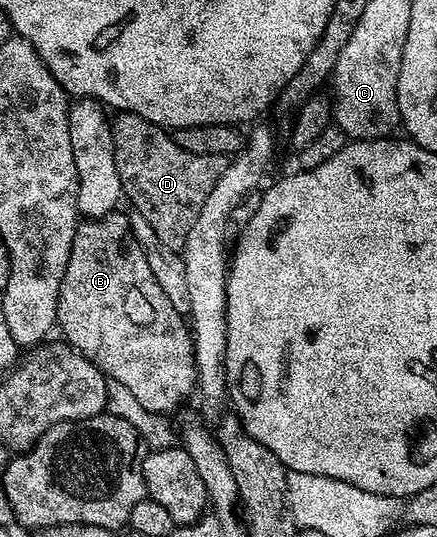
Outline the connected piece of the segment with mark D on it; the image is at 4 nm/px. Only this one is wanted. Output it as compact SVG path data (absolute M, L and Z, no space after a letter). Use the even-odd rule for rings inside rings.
M134 111L116 112L109 132L124 198L133 202L132 210L143 215L152 232L166 250L181 253L192 227L199 219L203 201L215 189L227 166L226 156L196 155L179 149L172 134L164 127L147 121Z

